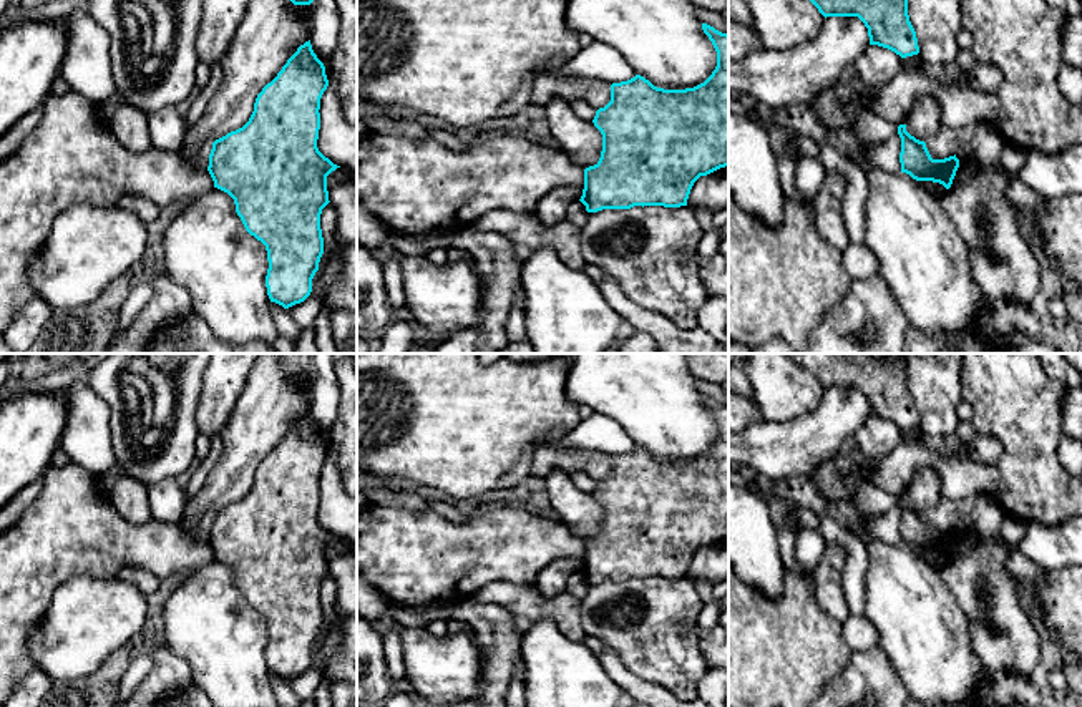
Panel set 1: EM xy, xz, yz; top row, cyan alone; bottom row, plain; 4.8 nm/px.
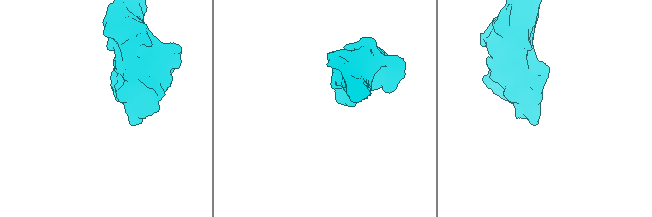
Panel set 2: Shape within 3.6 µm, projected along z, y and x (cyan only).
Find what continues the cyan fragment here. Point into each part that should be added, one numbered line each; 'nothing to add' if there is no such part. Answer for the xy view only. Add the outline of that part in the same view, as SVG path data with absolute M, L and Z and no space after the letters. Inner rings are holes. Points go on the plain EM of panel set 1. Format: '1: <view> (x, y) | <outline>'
nothing to add

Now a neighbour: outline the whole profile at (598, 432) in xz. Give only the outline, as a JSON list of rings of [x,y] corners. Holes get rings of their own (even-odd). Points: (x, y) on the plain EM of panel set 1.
[[[592,413],[569,435],[549,441],[544,446],[558,450],[573,446],[587,448],[612,456],[634,450],[636,443],[617,422],[606,415]]]

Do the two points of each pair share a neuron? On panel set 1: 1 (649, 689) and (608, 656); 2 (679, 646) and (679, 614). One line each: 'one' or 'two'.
1: one
2: one

